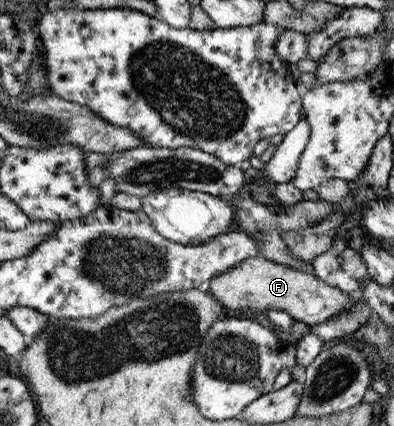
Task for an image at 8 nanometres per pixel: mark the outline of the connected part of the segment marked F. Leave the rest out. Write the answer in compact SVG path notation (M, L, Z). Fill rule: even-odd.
M249 256L243 262L211 276L204 289L211 292L225 309L258 308L259 310L283 310L295 321L306 325L323 324L341 312L347 312L353 303L353 295L318 279L314 274L274 263L264 256Z

